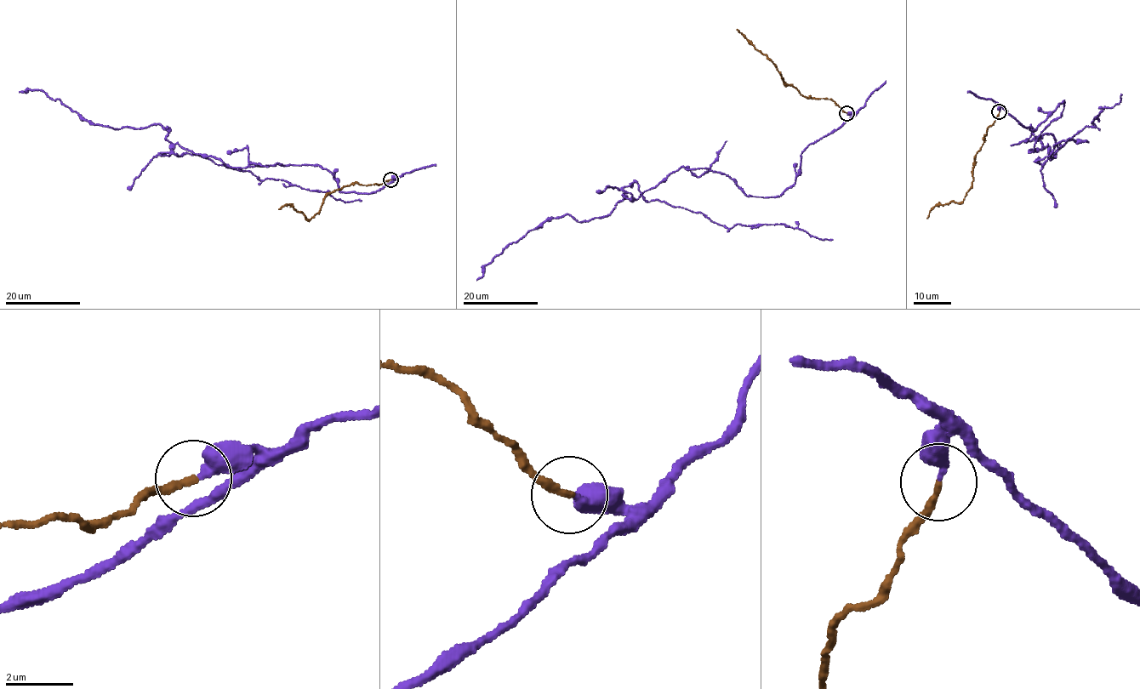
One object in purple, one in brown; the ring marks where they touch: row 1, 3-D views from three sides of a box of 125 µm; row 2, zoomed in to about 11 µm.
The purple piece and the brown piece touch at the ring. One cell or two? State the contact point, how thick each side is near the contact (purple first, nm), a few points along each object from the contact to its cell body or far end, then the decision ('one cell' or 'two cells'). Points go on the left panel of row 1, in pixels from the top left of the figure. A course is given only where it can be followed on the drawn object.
(390, 179) | 380/220 nm | purple via (390, 179), (344, 193), (318, 165), (236, 167), (177, 144), (161, 153), (361, 202) | brown via (390, 179), (367, 185), (352, 182), (330, 191), (319, 213), (310, 219), (287, 204), (278, 208) | two cells

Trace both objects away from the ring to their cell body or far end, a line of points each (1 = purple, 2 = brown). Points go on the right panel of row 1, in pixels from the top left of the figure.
1: (999, 111), (1033, 131), (1064, 100), (1028, 150), (1047, 145), (1041, 163), (1122, 94)
2: (999, 111), (975, 155), (972, 185), (964, 199), (934, 207), (926, 218)

